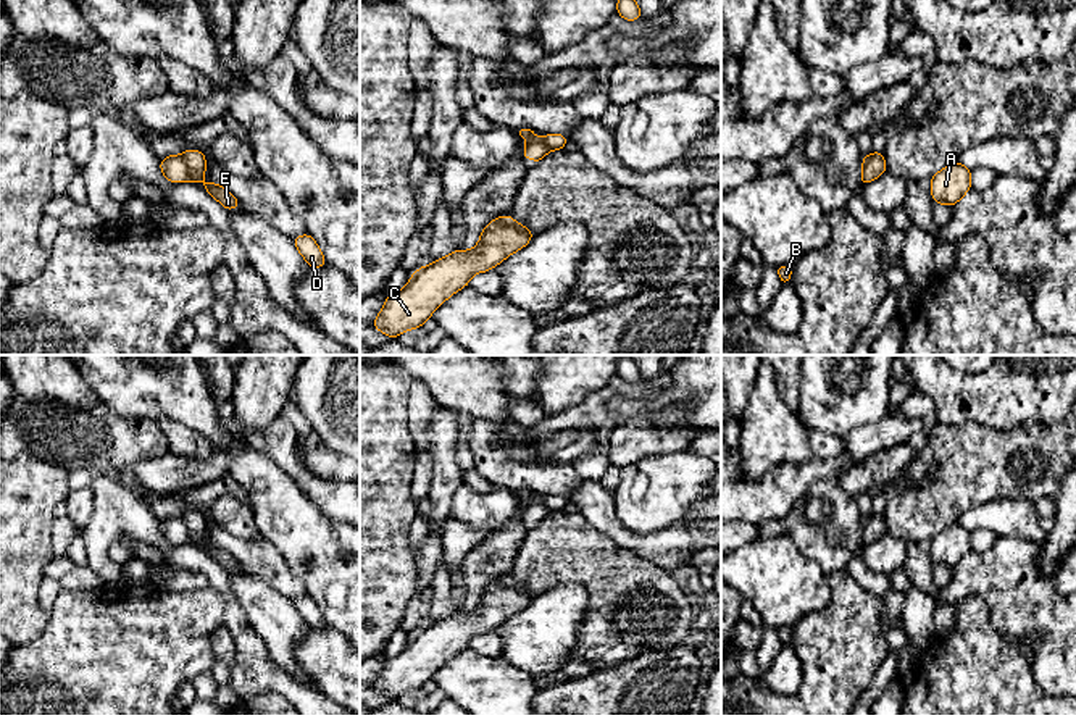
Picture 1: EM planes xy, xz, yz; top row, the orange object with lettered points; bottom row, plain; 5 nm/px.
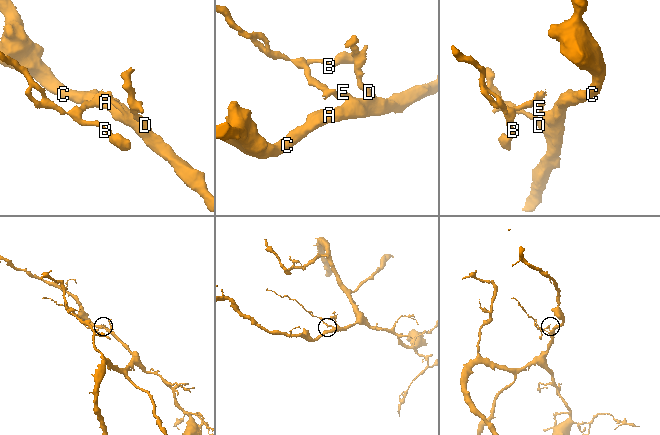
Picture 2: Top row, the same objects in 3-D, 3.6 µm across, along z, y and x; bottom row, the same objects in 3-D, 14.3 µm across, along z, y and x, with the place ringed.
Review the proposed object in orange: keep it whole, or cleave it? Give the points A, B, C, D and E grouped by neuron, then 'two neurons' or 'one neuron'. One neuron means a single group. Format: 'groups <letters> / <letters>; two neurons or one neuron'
groups A C D E / B; two neurons

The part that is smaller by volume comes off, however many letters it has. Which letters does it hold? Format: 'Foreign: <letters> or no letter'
Foreign: B

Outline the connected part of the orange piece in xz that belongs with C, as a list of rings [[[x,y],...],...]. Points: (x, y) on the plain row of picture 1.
[[[510,575],[492,581],[482,591],[474,610],[465,613],[457,610],[450,617],[418,629],[398,655],[386,659],[373,688],[387,699],[398,699],[408,691],[421,689],[442,663],[469,647],[473,636],[492,631],[528,607],[534,597]]]

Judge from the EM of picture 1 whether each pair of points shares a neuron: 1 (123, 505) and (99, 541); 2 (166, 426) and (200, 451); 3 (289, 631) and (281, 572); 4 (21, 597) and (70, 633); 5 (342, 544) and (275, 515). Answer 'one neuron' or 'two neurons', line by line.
1: one neuron
2: one neuron
3: two neurons
4: two neurons
5: one neuron

